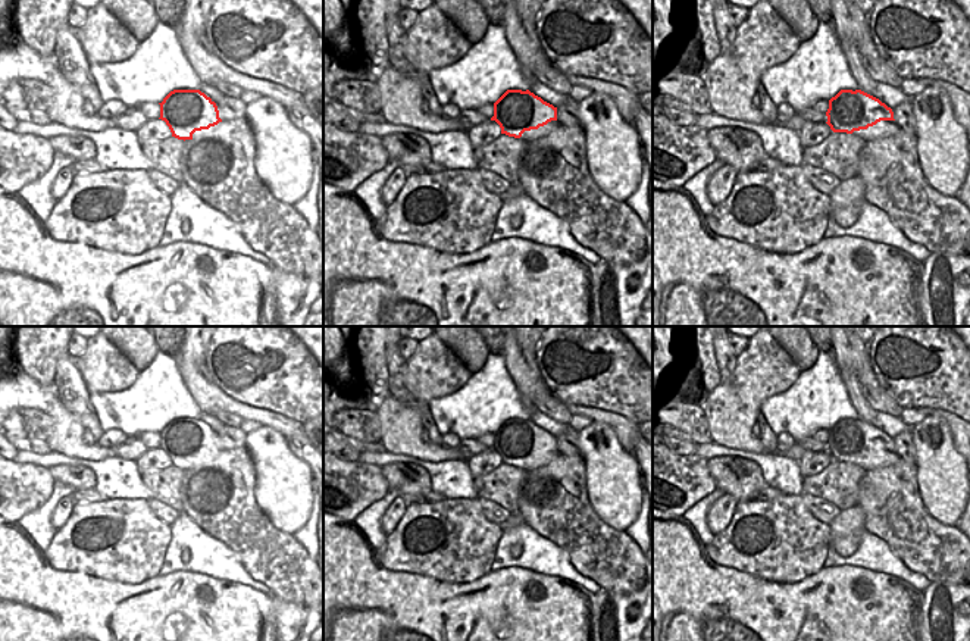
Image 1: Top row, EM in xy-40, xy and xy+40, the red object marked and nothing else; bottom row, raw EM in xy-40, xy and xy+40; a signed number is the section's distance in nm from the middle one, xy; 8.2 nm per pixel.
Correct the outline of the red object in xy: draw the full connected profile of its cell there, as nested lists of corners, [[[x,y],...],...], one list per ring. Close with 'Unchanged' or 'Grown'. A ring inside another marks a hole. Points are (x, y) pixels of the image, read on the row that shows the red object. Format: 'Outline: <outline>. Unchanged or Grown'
Outline: [[[507,90],[494,103],[494,116],[501,134],[520,138],[525,131],[538,129],[557,121],[557,107],[544,101],[529,90]]]. Unchanged

